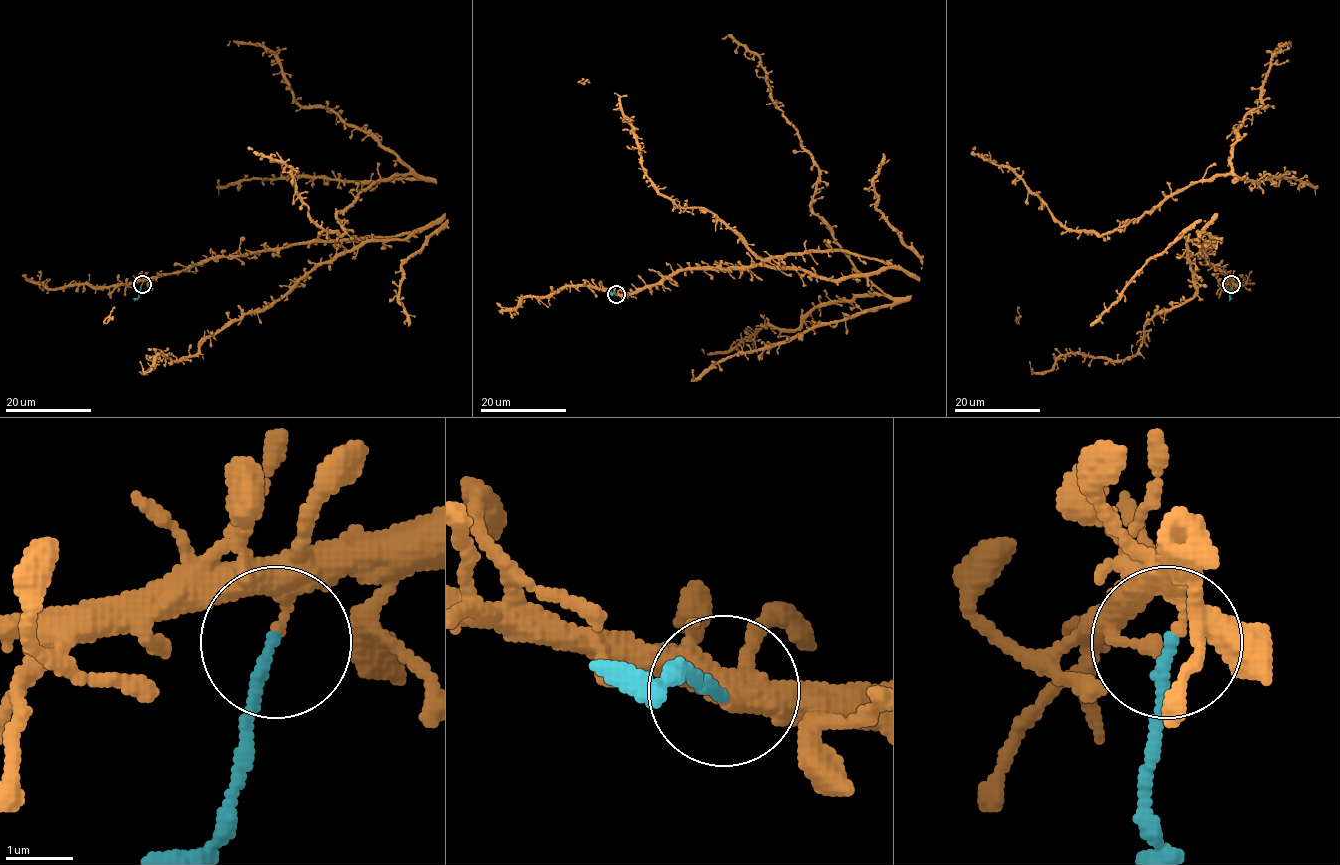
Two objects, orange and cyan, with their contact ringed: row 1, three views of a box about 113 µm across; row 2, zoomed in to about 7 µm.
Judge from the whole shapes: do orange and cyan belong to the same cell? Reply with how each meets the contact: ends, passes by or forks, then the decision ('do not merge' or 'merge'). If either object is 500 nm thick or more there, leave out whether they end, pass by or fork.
orange ends there; cyan ends there; do not merge

